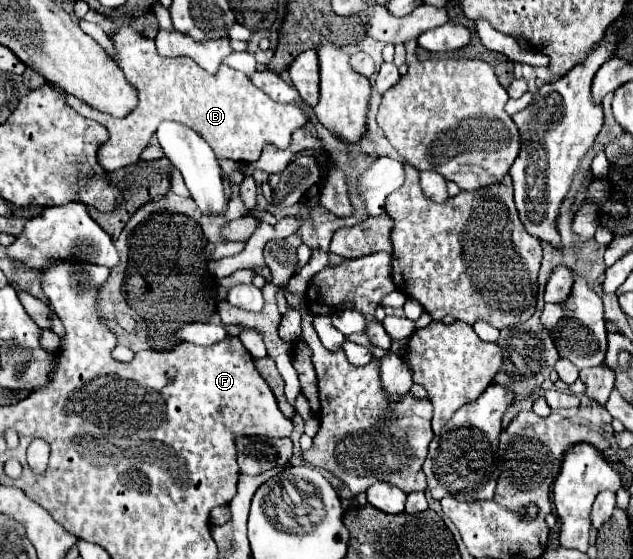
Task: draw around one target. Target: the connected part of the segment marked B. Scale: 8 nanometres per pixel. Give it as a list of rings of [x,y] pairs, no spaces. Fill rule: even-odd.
[[[120,24],[116,28],[116,32],[112,34],[112,44],[114,44],[114,56],[110,58],[118,64],[126,80],[138,92],[138,106],[128,116],[114,118],[106,112],[88,106],[84,100],[78,100],[76,96],[64,92],[60,86],[46,82],[54,90],[58,90],[64,96],[66,104],[74,108],[78,114],[94,118],[108,128],[110,138],[98,150],[98,164],[106,172],[138,162],[140,152],[148,146],[160,122],[166,120],[180,122],[198,132],[212,146],[218,158],[228,158],[246,164],[260,158],[262,146],[266,142],[274,144],[276,148],[288,148],[292,132],[304,126],[304,114],[300,108],[292,104],[274,102],[270,96],[258,90],[246,74],[226,64],[220,64],[218,72],[210,74],[204,68],[200,68],[192,58],[186,56],[164,58],[158,54],[154,40],[140,34],[130,24],[128,26]]]

